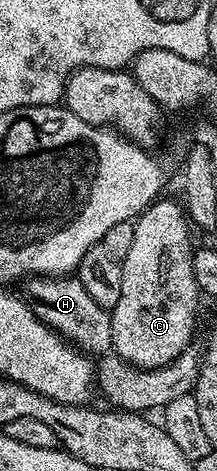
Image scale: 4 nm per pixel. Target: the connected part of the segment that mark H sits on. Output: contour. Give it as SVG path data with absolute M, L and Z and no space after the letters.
M75 275L62 277L38 277L27 282L28 290L22 293L25 301L59 336L72 342L78 349L89 355L104 355L112 349L112 314L98 307L94 299L82 287Z

